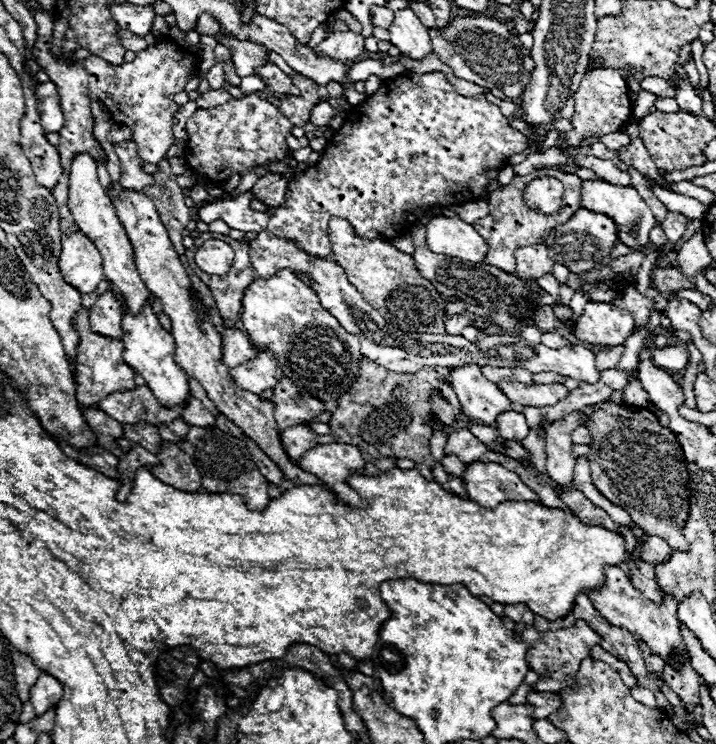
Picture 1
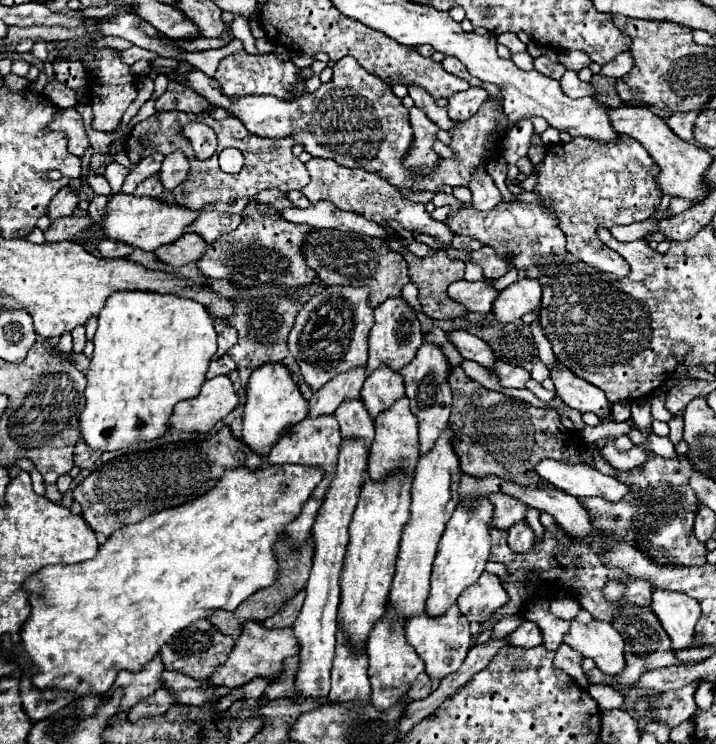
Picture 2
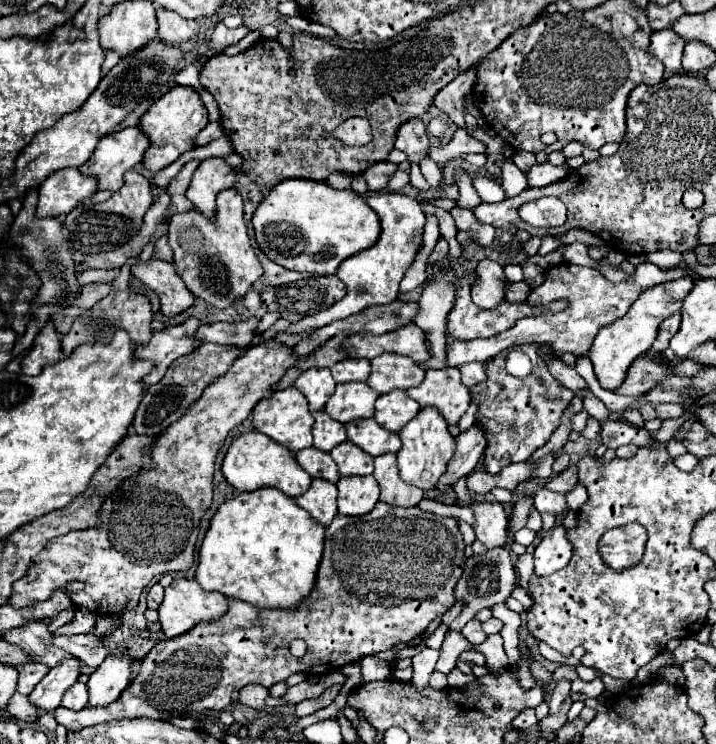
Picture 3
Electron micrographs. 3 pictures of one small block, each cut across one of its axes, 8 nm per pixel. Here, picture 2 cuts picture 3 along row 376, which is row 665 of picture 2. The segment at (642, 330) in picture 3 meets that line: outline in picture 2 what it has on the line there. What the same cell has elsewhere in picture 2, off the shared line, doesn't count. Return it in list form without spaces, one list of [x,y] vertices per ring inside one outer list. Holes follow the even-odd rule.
[[[570,620],[570,634],[564,636],[564,644],[572,646],[586,658],[592,658],[608,676],[616,676],[624,670],[624,638],[610,622],[592,620],[582,624]]]

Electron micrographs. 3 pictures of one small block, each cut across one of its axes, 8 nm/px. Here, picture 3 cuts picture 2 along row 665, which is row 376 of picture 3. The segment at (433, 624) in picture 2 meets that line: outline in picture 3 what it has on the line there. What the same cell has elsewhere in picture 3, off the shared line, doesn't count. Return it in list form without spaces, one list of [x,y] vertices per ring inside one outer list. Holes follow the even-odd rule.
[[[450,366],[442,370],[426,370],[426,378],[416,388],[408,388],[408,396],[420,406],[436,406],[448,424],[456,424],[470,404],[470,390],[460,382],[460,370]]]

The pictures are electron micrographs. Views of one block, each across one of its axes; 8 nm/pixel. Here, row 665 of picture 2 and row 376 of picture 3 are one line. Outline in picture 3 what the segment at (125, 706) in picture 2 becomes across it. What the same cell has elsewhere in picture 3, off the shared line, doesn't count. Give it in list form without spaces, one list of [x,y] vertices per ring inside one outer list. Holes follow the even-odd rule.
[[[188,318],[182,324],[166,326],[162,330],[154,332],[148,346],[138,346],[136,356],[144,358],[144,360],[152,360],[156,364],[154,370],[150,372],[150,376],[144,378],[146,386],[156,384],[164,376],[164,372],[170,368],[170,364],[174,360],[194,352],[194,348],[200,346],[200,342],[194,336],[200,326],[202,324],[200,324],[198,318]]]

